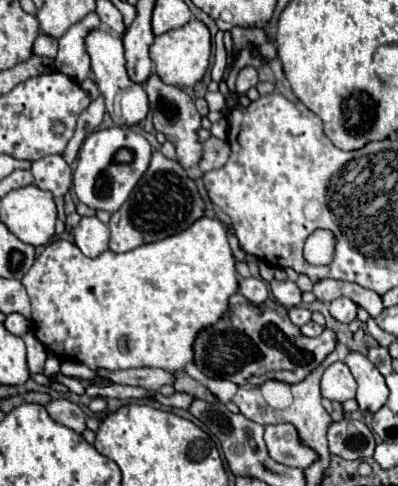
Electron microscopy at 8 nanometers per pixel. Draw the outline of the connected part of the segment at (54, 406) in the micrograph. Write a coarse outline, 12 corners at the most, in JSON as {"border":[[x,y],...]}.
{"border":[[50,400],[48,414],[58,424],[86,430],[86,416],[70,400]]}

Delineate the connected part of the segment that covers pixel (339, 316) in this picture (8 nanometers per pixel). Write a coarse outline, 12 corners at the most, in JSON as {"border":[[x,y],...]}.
{"border":[[348,298],[330,302],[330,314],[338,322],[356,320],[358,306]]}

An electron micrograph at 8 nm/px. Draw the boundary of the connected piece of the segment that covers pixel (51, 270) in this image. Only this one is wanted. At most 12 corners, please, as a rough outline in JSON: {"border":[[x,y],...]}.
{"border":[[226,228],[88,258],[22,284],[36,338],[96,370],[192,362],[238,290]]}

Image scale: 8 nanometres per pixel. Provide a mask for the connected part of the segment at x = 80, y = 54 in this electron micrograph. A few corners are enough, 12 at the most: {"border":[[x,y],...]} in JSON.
{"border":[[96,12],[60,38],[56,68],[76,82],[90,76],[84,48],[88,30],[100,26]]}

